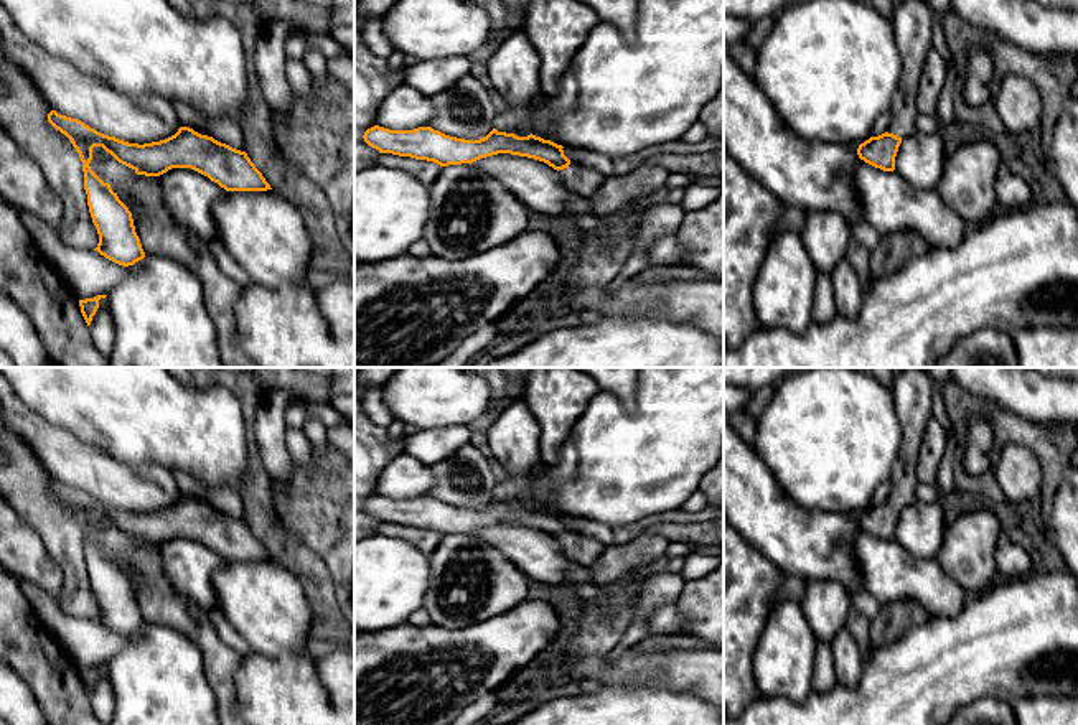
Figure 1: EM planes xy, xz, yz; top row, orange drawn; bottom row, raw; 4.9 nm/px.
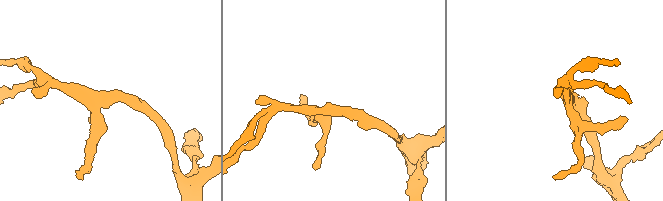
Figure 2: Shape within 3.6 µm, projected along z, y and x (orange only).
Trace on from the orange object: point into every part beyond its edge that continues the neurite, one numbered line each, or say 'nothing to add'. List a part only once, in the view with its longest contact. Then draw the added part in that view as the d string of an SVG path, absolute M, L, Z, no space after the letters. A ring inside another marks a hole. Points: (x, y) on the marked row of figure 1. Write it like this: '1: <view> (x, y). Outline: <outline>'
1: xz (581, 180). Outline: M575 161L564 170L559 170L559 175L565 186L572 193L588 198L597 193L597 189L605 183L607 176L593 168L582 166Z

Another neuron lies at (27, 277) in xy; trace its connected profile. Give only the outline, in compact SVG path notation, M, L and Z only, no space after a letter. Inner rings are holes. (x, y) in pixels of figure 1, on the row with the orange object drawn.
M0 193L0 292L28 316L58 367L109 367L81 313L79 298L36 247L20 211Z

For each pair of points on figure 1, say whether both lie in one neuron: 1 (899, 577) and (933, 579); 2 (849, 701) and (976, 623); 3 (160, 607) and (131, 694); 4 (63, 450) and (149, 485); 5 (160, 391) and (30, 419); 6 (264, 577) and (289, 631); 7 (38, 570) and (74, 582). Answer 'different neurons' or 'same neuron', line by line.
1: same neuron
2: same neuron
3: different neurons
4: same neuron
5: different neurons
6: same neuron
7: different neurons

